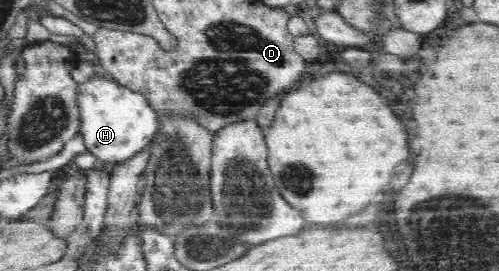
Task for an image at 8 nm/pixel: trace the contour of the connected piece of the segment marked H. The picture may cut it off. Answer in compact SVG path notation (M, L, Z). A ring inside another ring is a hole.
M104 75L79 84L76 103L82 121L78 132L84 138L86 152L96 156L99 164L121 163L132 158L134 154L148 147L159 131L158 113L150 106L148 99L142 93L120 86Z

